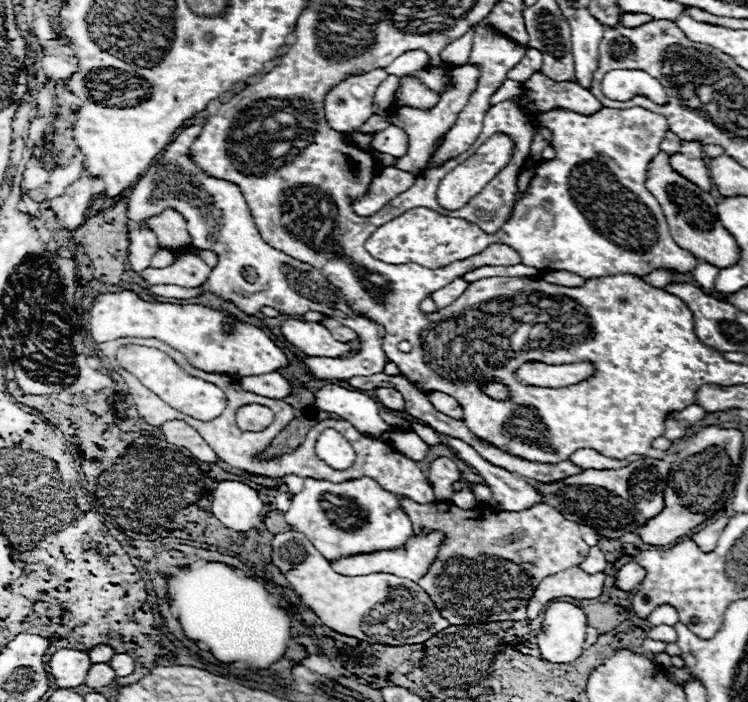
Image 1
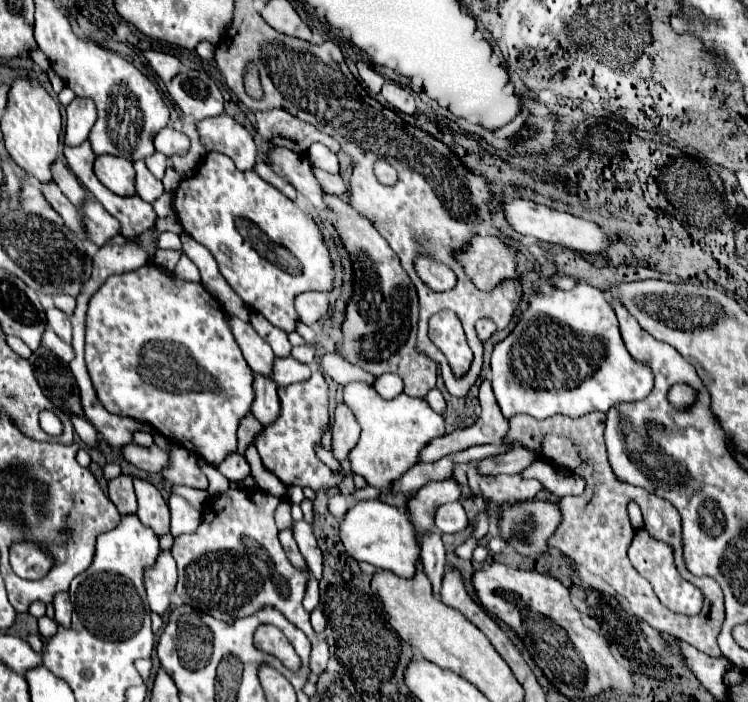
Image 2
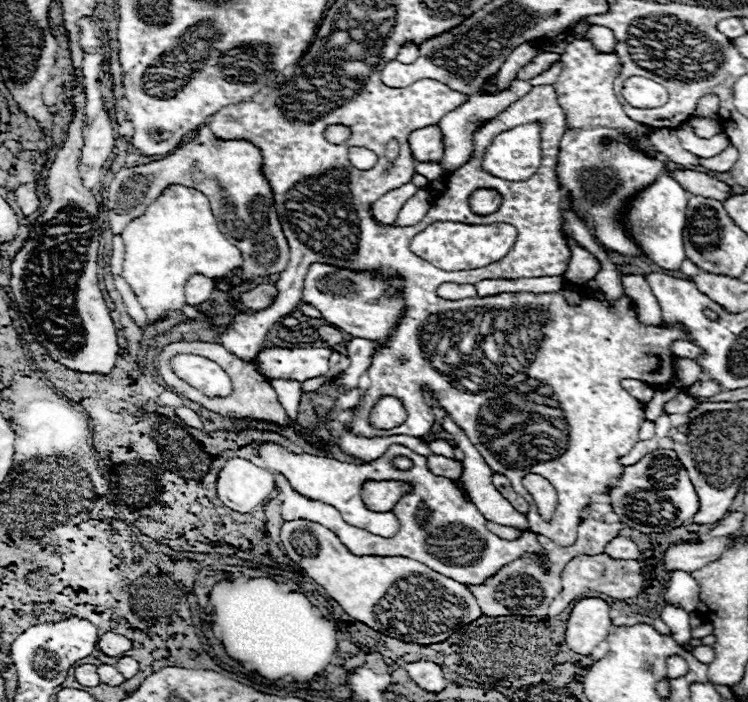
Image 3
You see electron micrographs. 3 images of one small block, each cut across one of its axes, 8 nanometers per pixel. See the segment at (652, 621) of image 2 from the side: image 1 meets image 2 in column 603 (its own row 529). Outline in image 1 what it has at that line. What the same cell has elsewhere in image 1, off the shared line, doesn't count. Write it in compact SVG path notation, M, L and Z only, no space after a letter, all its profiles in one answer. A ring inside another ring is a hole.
M398 496L398 502L410 516L414 534L428 534L432 530L440 530L446 534L446 540L438 548L436 560L418 580L418 584L422 586L422 590L428 592L430 600L434 600L440 616L446 618L452 626L526 620L524 606L528 604L540 580L554 572L578 566L588 554L588 544L582 540L578 524L566 520L562 514L548 508L546 504L536 504L522 512L496 512L490 506L474 506L470 510L462 510L452 502L416 504L406 496Z

